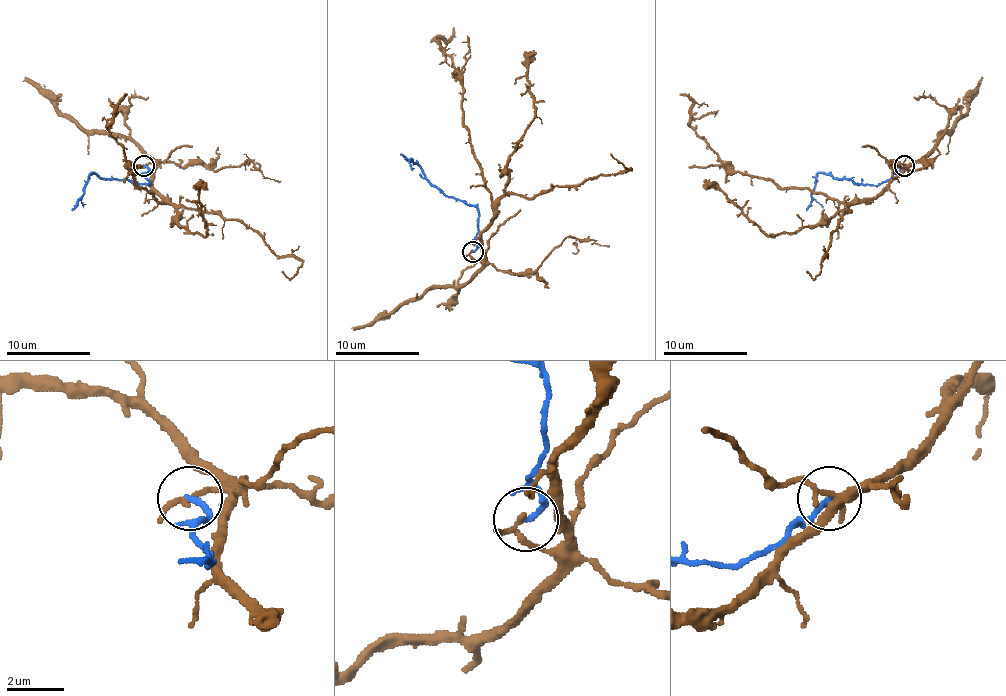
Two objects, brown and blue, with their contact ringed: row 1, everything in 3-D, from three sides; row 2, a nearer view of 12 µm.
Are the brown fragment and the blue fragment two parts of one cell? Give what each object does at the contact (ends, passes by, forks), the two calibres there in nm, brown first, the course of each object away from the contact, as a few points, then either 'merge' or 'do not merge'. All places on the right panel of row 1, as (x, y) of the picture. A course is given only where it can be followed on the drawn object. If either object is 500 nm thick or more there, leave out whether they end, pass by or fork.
brown passes by | blue ends | 170/200 nm | brown via (904, 165), (912, 163), (870, 198), (843, 203), (780, 188), (732, 171), (691, 125), (693, 102), (680, 94) | blue via (904, 165), (876, 186), (835, 180), (820, 173), (816, 177), (812, 205), (805, 211) | do not merge

